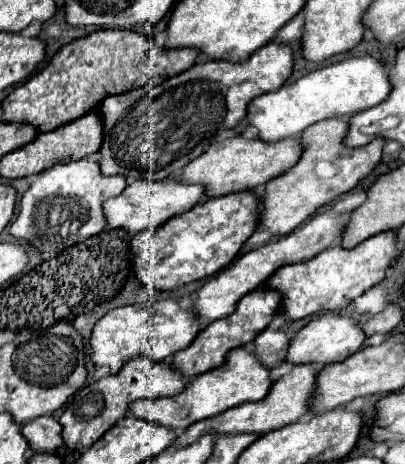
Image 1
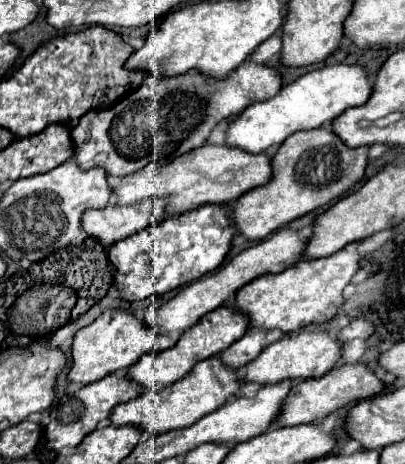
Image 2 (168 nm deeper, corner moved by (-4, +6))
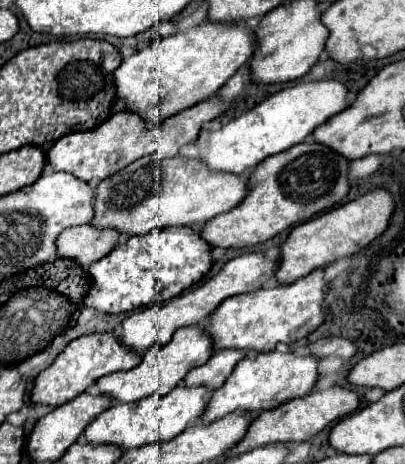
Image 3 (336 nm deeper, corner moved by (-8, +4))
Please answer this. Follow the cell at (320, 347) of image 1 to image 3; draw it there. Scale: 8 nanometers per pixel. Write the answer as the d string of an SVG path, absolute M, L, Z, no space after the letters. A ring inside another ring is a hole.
M272 350L268 354L246 356L236 364L232 374L224 382L224 386L220 386L218 390L212 392L210 402L208 402L206 410L202 412L200 420L210 424L236 410L254 414L254 412L262 412L262 410L272 410L272 408L280 406L282 402L288 402L290 398L302 398L312 390L312 386L318 378L316 364L318 364L318 360L310 358L310 354L306 354L306 356L292 354L292 352L282 354L278 350Z

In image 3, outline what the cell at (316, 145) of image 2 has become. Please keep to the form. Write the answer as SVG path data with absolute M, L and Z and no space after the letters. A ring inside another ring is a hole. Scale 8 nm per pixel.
M300 142L260 162L248 178L248 196L244 202L206 222L198 234L210 248L246 248L262 244L286 228L306 222L338 204L350 190L348 164L344 156L322 144Z

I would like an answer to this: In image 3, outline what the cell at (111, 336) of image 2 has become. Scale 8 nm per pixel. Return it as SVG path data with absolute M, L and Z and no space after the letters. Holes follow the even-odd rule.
M112 334L80 336L80 338L72 340L56 356L56 360L36 376L34 388L30 392L30 402L46 404L46 406L66 404L68 400L74 400L78 394L82 394L88 386L92 386L92 382L96 382L96 378L112 374L112 372L120 372L120 370L130 370L132 366L136 366L136 362L140 362L140 356L130 350L124 350Z

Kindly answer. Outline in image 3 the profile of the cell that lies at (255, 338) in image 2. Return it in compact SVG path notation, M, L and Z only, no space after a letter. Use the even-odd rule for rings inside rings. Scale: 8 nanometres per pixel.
M224 350L224 352L214 352L210 360L194 370L190 370L184 376L184 386L206 386L210 390L220 388L228 374L232 374L234 366L246 356L242 350Z

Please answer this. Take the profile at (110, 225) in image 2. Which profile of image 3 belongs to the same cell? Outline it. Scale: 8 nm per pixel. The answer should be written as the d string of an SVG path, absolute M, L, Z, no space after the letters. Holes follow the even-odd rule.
M92 224L72 226L62 230L56 240L56 254L78 262L80 266L94 264L104 258L118 242L120 234L114 230L96 230Z

